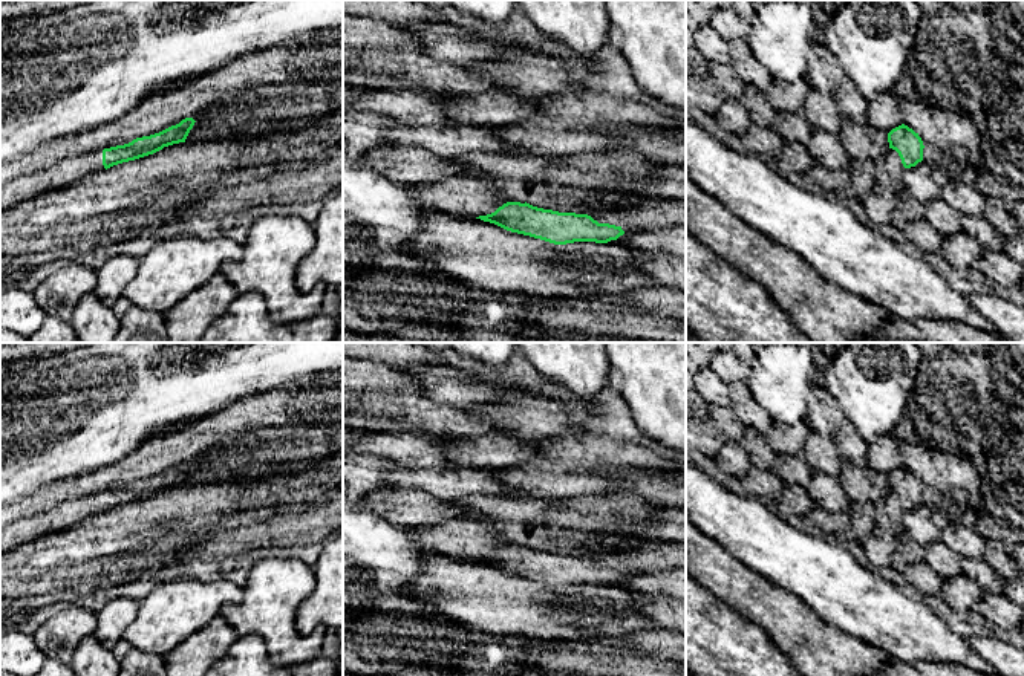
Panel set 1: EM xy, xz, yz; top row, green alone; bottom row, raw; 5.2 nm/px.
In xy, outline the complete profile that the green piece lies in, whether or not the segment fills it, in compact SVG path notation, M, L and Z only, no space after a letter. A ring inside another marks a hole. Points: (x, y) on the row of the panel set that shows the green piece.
M185 118L179 124L159 133L136 138L124 145L61 159L47 168L8 180L0 185L0 211L40 194L72 187L84 177L93 176L113 165L153 154L173 144L185 142L194 122L193 118Z

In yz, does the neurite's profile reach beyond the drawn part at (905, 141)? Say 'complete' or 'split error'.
complete

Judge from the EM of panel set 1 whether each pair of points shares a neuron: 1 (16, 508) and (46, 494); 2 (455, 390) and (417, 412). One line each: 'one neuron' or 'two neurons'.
1: one neuron
2: two neurons

